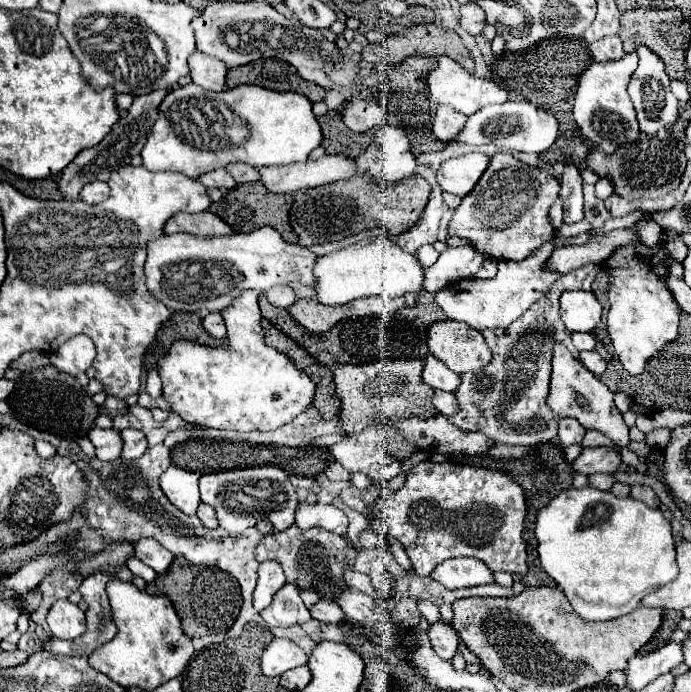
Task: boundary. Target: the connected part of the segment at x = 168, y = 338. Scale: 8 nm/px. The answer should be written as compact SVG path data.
M173 312L173 316L169 318L169 324L161 326L157 340L151 344L151 348L147 352L147 364L153 364L161 356L165 356L167 350L171 348L171 344L181 340L181 338L195 340L195 342L205 344L205 346L227 346L227 340L217 340L205 332L201 318L197 314Z

